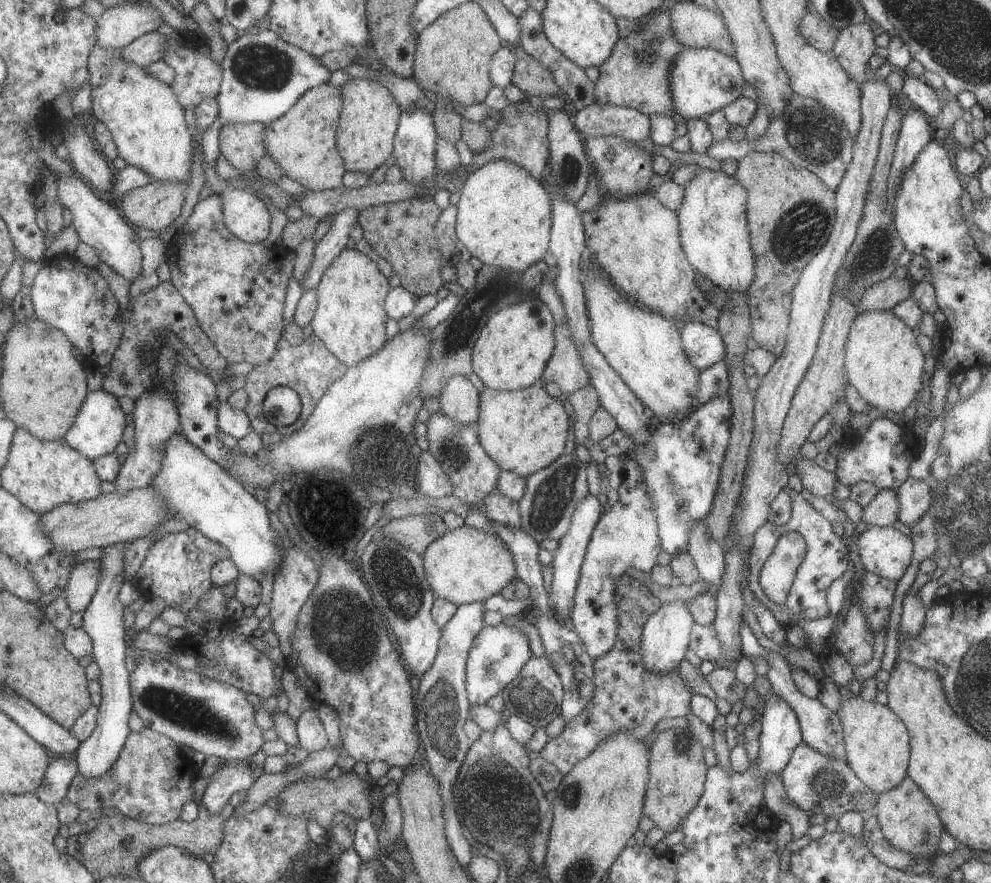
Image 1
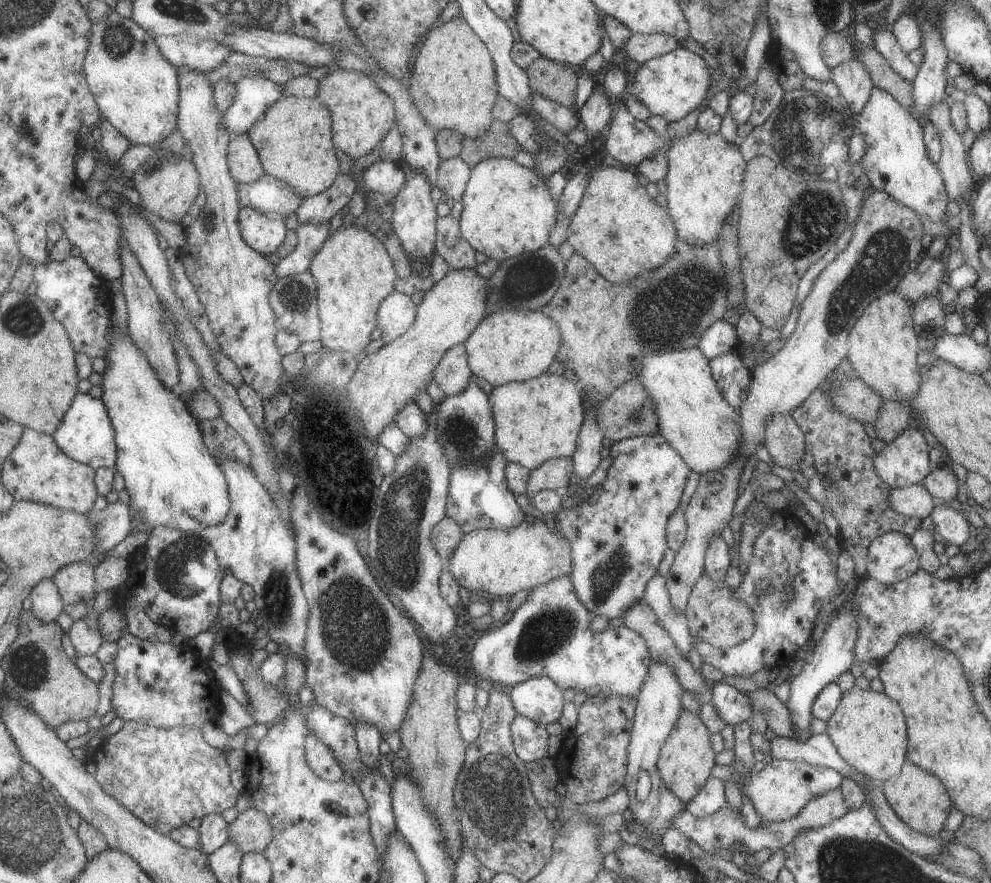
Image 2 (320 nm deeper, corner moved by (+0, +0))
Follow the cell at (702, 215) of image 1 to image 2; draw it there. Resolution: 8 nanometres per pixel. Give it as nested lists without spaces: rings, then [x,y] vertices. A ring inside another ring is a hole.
[[[697,128],[693,129],[689,132],[688,135],[683,135],[682,137],[673,139],[672,141],[669,140],[668,149],[664,152],[666,161],[667,161],[667,170],[664,176],[665,184],[666,184],[666,209],[668,210],[669,216],[672,218],[672,223],[674,229],[676,230],[677,238],[681,239],[685,244],[689,245],[706,245],[712,243],[713,241],[717,240],[718,232],[721,228],[721,223],[728,217],[728,214],[731,212],[733,205],[738,202],[740,198],[742,188],[742,180],[744,175],[744,170],[746,167],[746,162],[741,158],[739,149],[737,145],[726,141],[721,133],[708,135],[705,134],[702,130]]]

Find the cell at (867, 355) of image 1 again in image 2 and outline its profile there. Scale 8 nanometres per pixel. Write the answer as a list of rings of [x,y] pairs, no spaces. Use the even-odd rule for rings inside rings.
[[[893,290],[872,300],[858,316],[849,331],[846,359],[856,376],[872,388],[883,401],[907,404],[917,392],[919,365],[915,361],[922,342],[912,325],[911,305],[906,298]]]

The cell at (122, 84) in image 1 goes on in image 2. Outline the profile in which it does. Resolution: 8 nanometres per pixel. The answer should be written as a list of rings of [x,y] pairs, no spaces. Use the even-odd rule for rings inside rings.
[[[112,11],[106,19],[93,23],[92,33],[85,72],[97,104],[100,105],[102,118],[112,122],[133,145],[155,144],[165,140],[178,128],[181,100],[178,68],[161,52],[156,37],[151,36],[132,17],[123,17],[119,12]]]

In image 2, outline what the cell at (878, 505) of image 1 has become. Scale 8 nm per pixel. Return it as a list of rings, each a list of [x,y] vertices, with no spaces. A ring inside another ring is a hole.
[[[921,483],[888,490],[890,507],[899,514],[923,519],[929,516],[937,501]]]

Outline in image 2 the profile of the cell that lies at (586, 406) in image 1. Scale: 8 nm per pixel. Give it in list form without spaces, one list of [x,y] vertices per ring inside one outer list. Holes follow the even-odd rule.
[[[567,457],[548,459],[537,468],[529,471],[526,484],[528,497],[532,497],[537,491],[543,489],[557,490],[557,488],[563,488],[573,480],[572,459]]]

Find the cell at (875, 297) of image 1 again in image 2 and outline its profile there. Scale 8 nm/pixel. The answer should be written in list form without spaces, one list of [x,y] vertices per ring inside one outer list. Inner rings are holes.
[[[922,253],[920,265],[915,269],[909,269],[894,288],[902,294],[909,304],[923,297],[938,298],[938,288],[945,282],[944,259],[935,258],[929,254]]]

